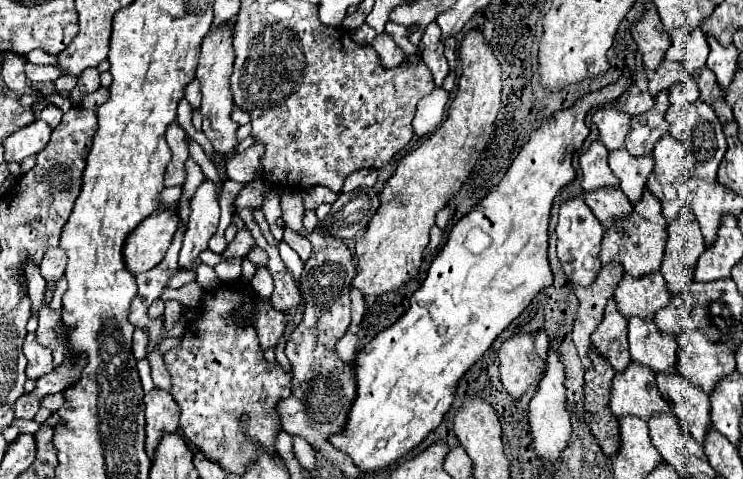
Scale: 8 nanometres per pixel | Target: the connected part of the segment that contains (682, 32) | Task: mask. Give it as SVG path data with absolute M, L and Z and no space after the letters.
M681 27L673 29L671 33L671 47L667 51L669 61L677 61L683 65L683 69L691 75L701 71L705 67L705 59L709 55L709 43L705 41L705 35L701 29L691 29L691 27Z

